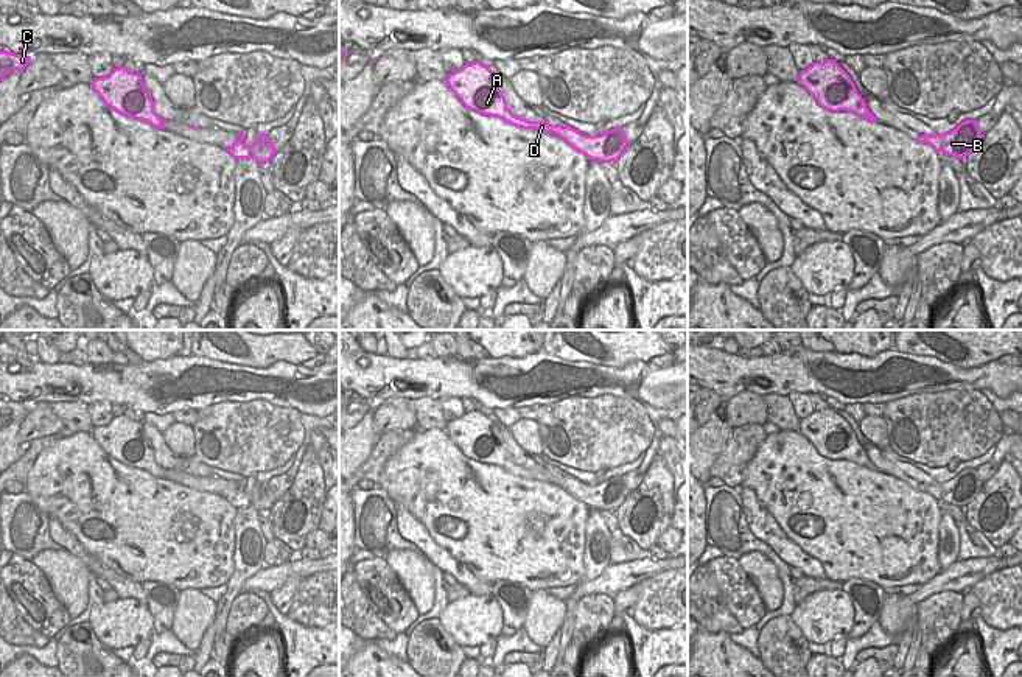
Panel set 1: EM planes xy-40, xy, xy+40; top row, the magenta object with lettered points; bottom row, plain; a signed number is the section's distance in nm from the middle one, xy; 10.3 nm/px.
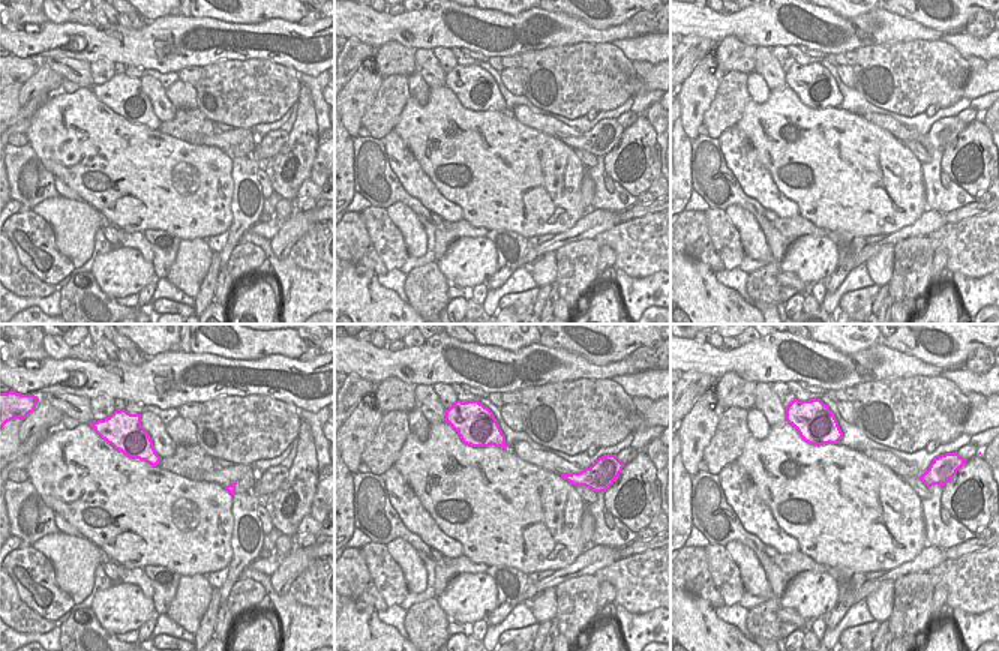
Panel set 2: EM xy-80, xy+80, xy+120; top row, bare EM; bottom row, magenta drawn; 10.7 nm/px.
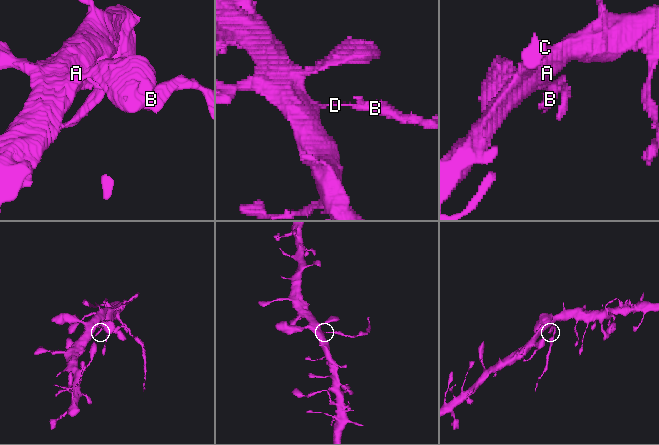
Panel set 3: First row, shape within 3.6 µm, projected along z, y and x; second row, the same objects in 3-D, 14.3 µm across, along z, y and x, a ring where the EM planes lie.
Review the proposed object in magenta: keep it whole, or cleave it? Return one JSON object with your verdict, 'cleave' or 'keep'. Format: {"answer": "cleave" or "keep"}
{"answer": "cleave"}

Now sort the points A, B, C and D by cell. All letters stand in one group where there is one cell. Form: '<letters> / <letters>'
A C D / B

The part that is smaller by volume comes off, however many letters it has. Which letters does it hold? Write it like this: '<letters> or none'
B

